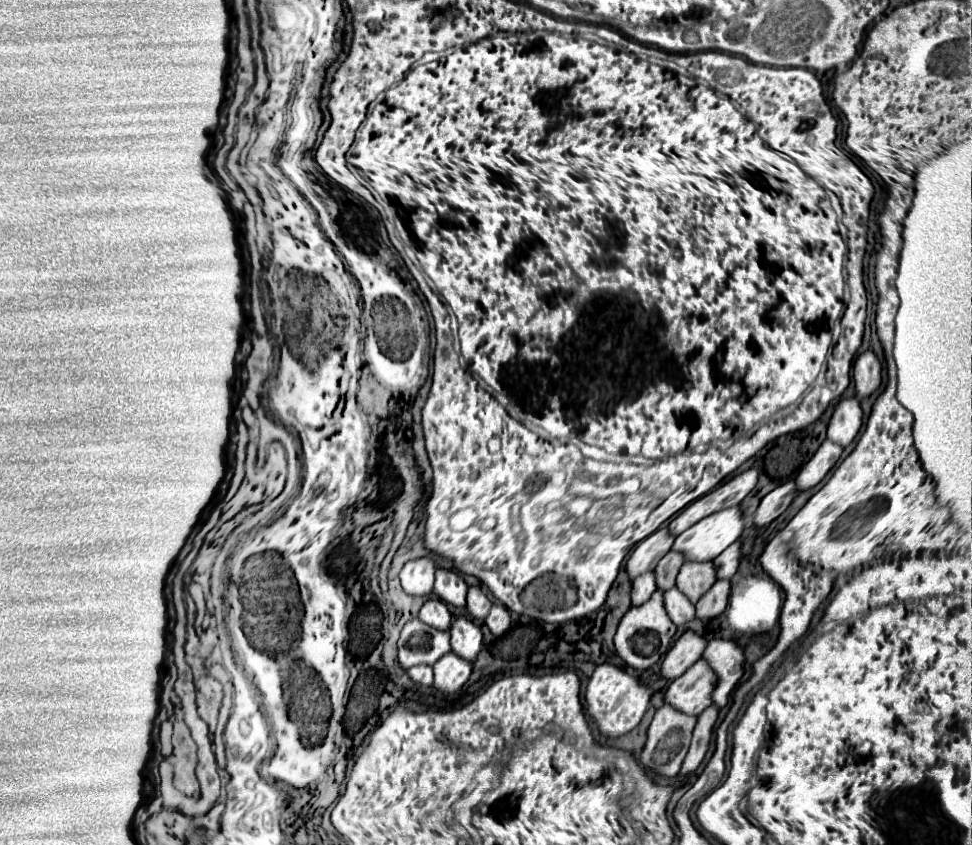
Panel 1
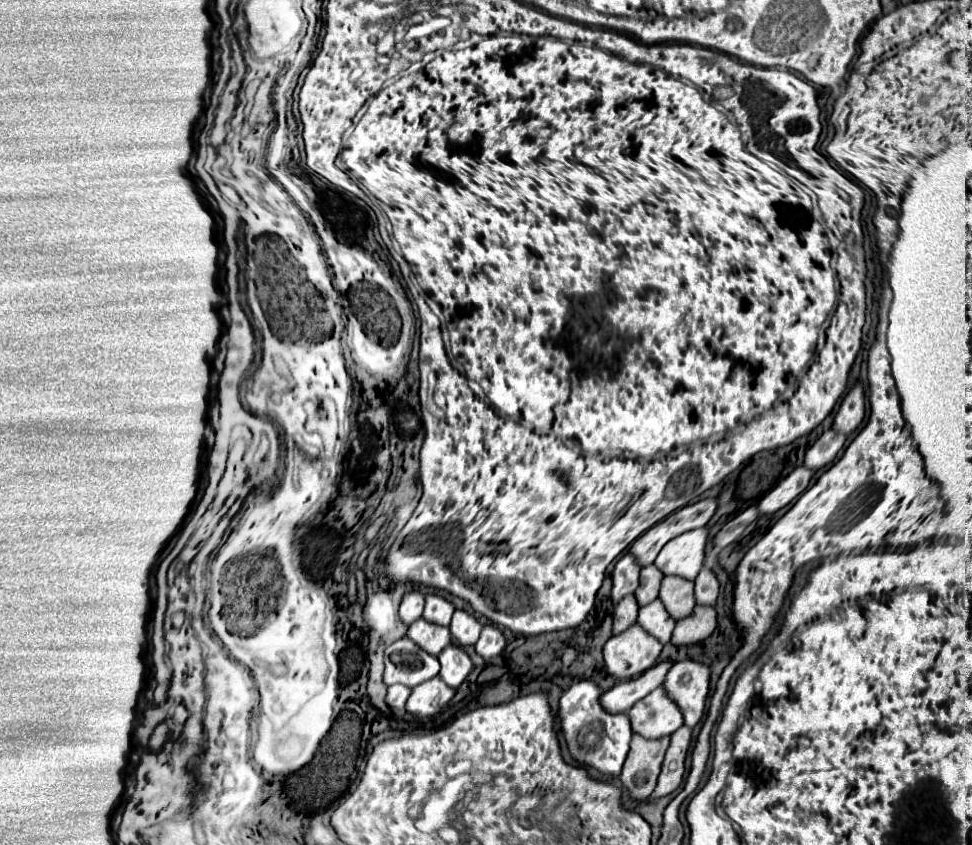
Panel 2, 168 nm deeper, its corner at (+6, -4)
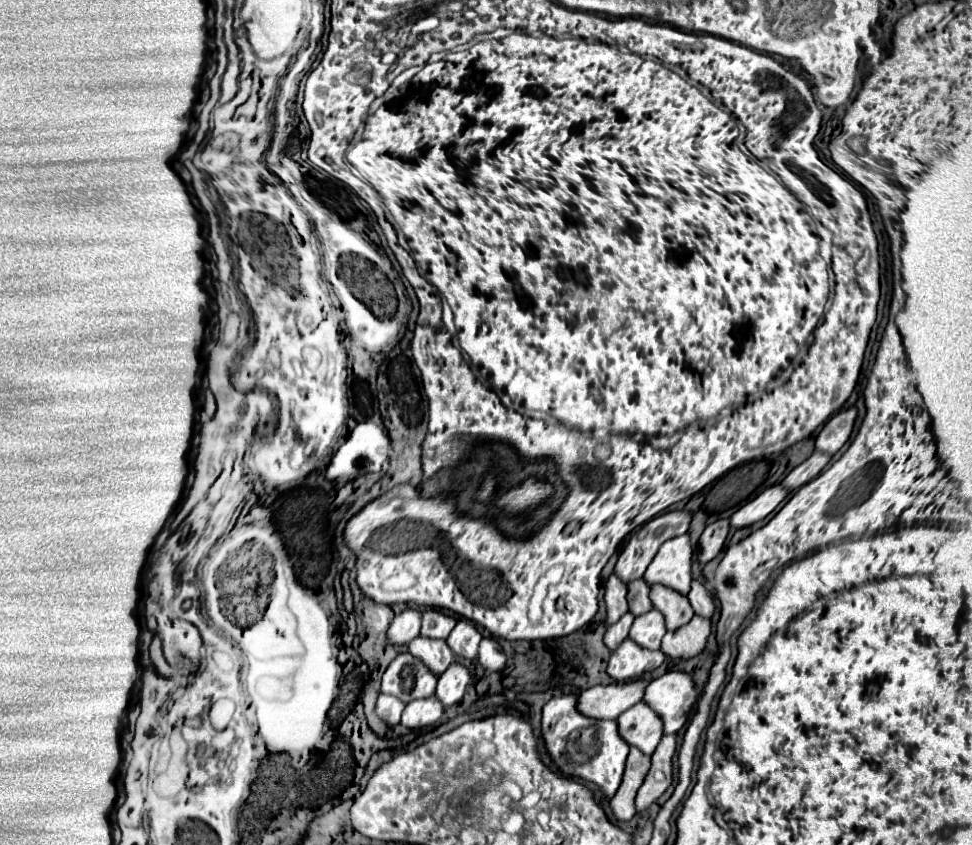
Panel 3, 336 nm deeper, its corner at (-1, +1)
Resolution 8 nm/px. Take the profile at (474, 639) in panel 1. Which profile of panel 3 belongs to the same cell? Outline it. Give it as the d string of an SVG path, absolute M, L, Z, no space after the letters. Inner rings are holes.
M453 662L441 676L437 682L437 692L435 696L441 700L441 704L447 708L455 702L459 702L465 694L465 688L469 684L471 676L469 676L469 668L463 664Z

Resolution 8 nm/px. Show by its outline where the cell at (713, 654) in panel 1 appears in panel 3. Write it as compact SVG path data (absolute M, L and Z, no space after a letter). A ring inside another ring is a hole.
M669 670L649 684L643 700L663 718L665 734L671 734L679 732L689 722L699 694L689 672Z

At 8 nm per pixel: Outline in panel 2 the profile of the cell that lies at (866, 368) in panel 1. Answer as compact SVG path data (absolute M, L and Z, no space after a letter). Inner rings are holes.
M858 383L840 403L840 409L834 417L832 429L842 435L850 435L864 419L864 393L862 383Z

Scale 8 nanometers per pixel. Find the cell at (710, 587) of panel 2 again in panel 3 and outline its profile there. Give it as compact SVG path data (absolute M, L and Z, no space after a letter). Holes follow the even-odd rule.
M693 580L693 582L691 582L691 592L687 594L687 598L689 598L689 602L691 602L695 614L705 616L705 618L711 618L711 616L713 616L713 612L715 612L715 602L713 602L709 590L707 590L699 580Z

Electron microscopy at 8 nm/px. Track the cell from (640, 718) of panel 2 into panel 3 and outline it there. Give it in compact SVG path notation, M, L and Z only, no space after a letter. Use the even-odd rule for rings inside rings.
M645 702L635 704L617 718L619 732L629 746L637 746L643 754L653 754L663 738L663 718L655 716L655 710Z

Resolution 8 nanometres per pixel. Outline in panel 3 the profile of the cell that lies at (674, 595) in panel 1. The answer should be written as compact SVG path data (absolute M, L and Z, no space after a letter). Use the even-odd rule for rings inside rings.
M653 608L635 618L629 638L635 640L639 646L657 650L661 646L661 638L665 636L665 632L667 632L667 628L663 624L663 614L659 614L659 610Z

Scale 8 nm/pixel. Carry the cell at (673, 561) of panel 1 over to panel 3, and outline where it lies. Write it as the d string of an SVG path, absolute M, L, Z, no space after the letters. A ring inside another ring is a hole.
M639 578L637 582L629 582L629 594L627 594L627 602L629 602L629 612L633 612L635 616L645 614L647 610L651 610L651 598L649 598L651 588L647 588L647 582L643 582L643 578Z

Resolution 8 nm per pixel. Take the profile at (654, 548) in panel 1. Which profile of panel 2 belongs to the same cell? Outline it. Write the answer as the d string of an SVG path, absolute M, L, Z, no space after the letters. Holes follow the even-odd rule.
M624 555L612 571L612 591L610 591L610 601L612 605L616 605L622 597L632 595L638 587L638 573L640 573L640 565L630 557Z

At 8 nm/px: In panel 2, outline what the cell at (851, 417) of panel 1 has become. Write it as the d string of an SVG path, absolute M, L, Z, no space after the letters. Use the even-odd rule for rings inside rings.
M826 431L822 437L818 437L818 441L808 449L806 459L804 459L804 467L812 469L812 471L820 471L822 467L830 465L836 457L838 451L842 449L846 437L844 435L836 435L834 431Z

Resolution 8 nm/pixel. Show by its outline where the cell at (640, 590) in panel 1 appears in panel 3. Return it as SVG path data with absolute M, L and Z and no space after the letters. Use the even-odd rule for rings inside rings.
M631 612L623 614L623 618L619 618L619 622L611 624L607 628L607 634L605 634L605 646L609 650L615 650L627 636L629 636L629 630L631 630L631 624L633 624L635 616Z

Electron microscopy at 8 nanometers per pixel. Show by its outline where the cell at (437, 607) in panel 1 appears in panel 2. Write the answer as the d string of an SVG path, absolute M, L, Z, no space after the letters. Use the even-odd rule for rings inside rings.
M422 619L412 623L406 635L410 641L414 641L422 651L426 651L432 657L438 657L440 651L448 647L452 641L448 627L428 627L428 623L424 623Z

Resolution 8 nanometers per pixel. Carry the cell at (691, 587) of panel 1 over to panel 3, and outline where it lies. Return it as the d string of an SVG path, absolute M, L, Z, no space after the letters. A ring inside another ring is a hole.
M653 586L651 602L657 610L663 612L667 630L677 630L695 616L687 596L675 594L675 590L667 590L667 586Z

